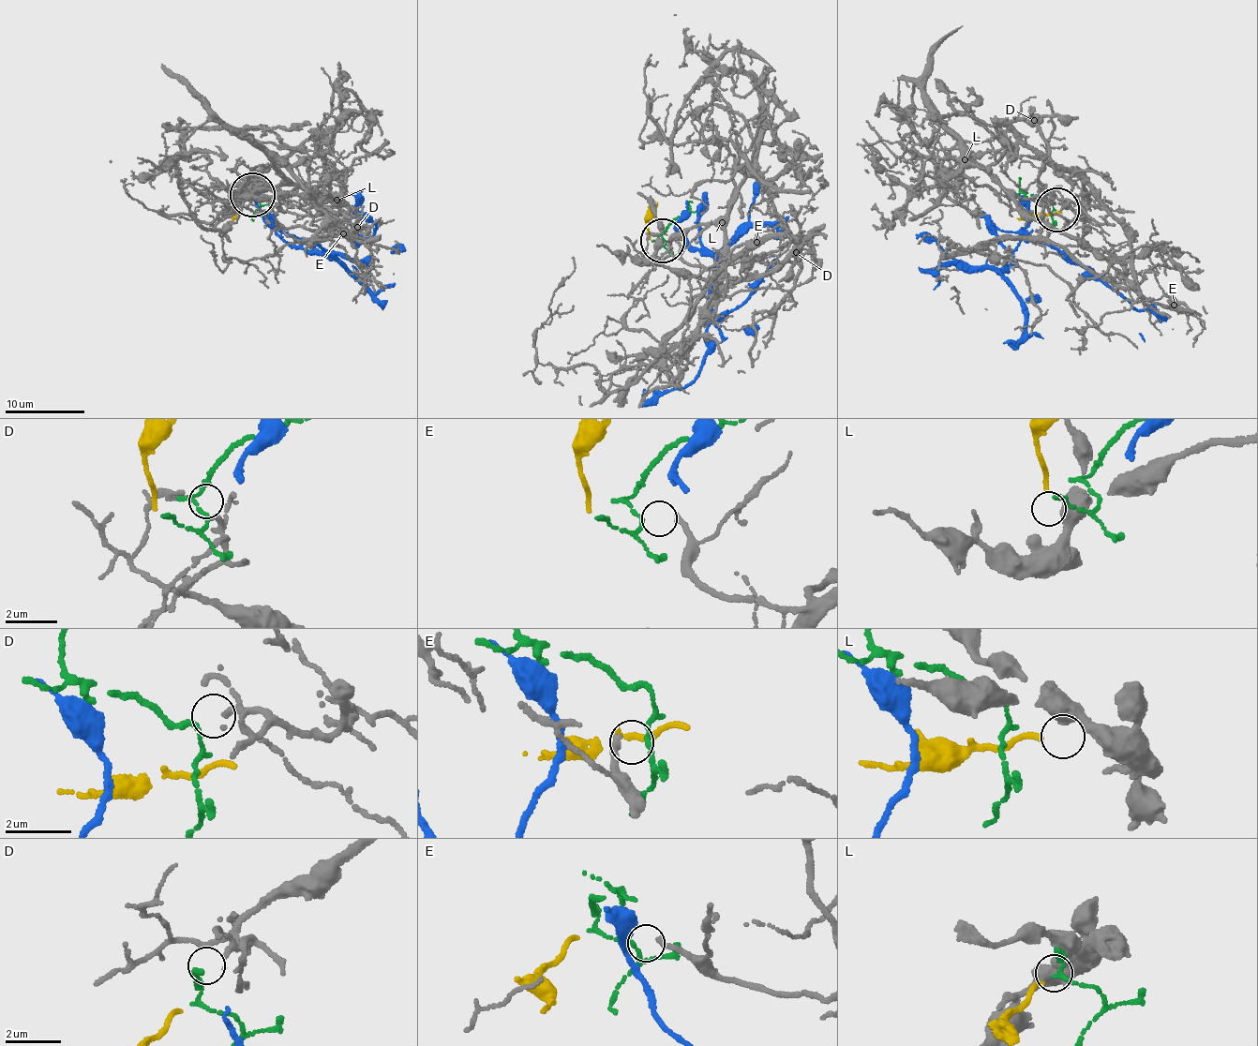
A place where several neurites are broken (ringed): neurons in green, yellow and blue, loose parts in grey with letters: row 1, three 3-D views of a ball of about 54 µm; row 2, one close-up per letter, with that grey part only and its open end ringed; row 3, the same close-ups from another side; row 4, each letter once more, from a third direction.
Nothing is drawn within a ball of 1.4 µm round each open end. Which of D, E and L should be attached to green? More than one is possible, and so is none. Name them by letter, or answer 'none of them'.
D

